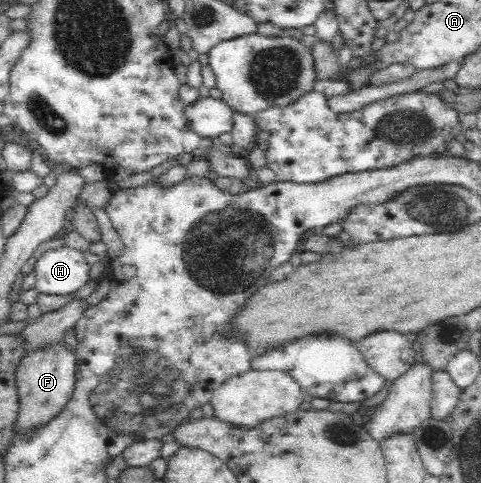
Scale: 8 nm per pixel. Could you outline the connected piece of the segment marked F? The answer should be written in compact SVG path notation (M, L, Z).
M63 340L47 343L45 347L31 349L17 370L17 385L20 395L20 410L16 426L35 427L51 419L71 399L77 379L77 349Z

